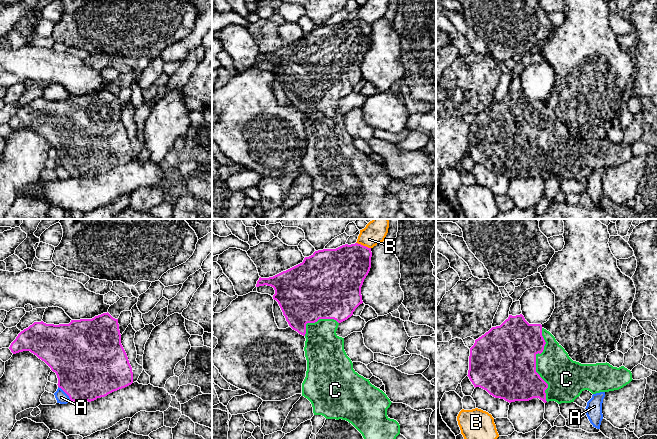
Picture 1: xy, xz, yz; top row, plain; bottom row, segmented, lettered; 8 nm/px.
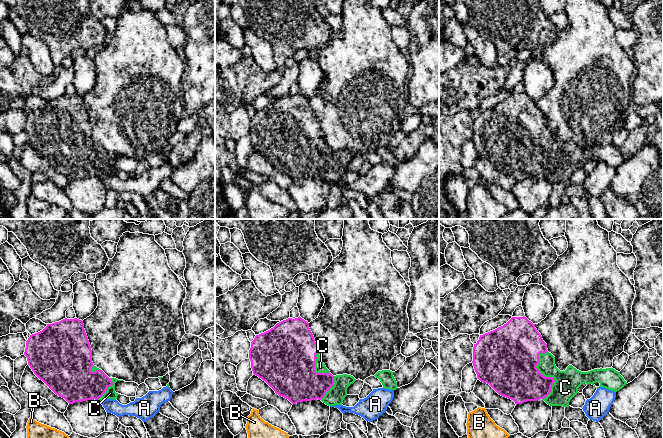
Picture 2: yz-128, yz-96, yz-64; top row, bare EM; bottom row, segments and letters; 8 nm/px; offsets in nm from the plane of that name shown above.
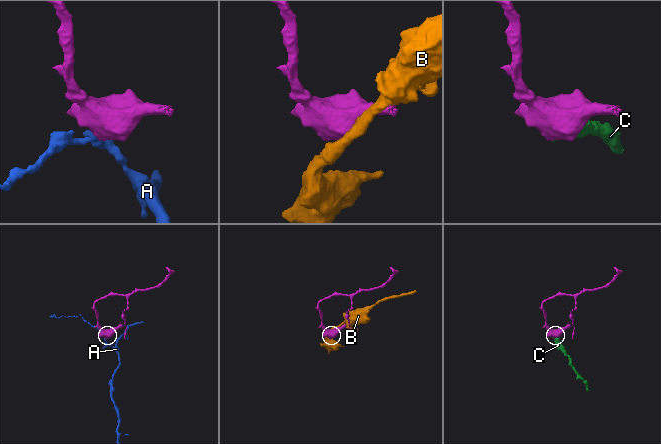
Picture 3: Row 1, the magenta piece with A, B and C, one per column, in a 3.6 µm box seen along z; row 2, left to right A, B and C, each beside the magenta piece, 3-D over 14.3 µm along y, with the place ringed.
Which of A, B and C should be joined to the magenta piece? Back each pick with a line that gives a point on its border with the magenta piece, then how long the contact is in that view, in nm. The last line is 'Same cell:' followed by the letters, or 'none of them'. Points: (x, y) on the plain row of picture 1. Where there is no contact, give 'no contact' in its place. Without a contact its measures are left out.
C: contact yz (535, 140); length 600 nm
Same cell: C

